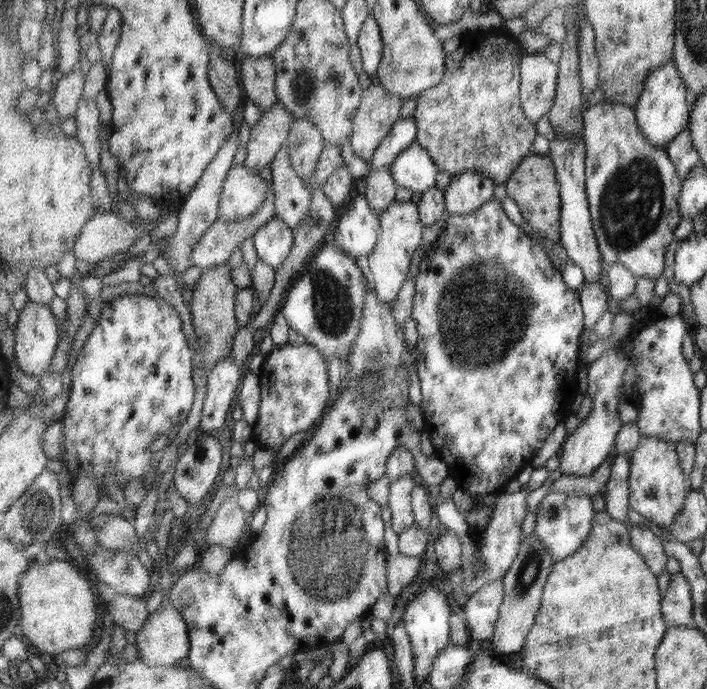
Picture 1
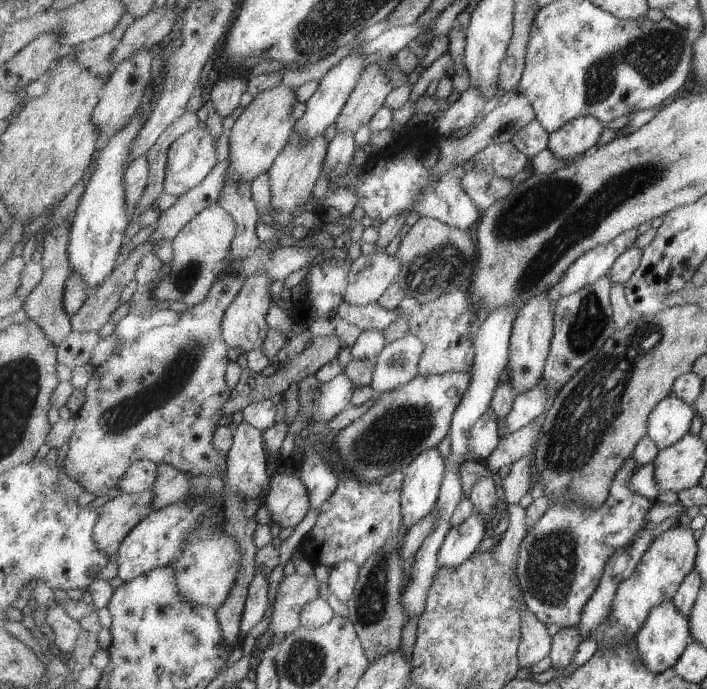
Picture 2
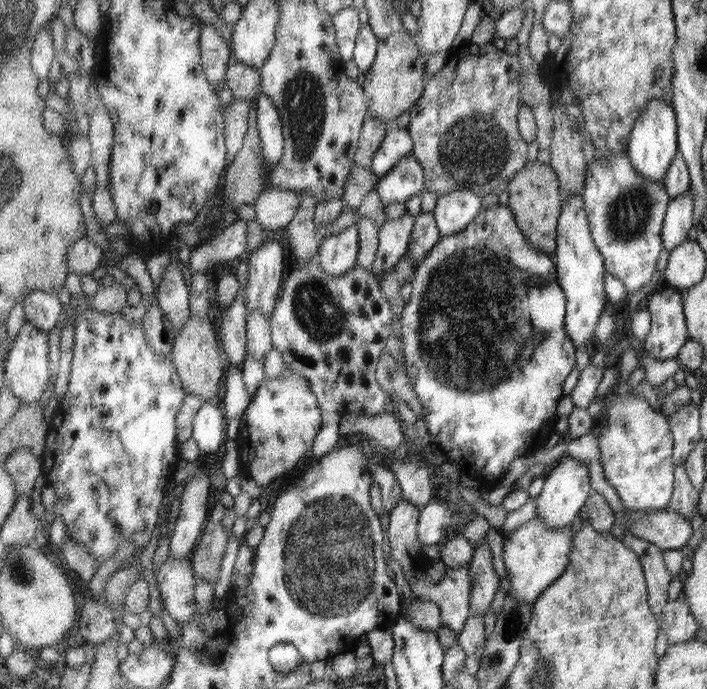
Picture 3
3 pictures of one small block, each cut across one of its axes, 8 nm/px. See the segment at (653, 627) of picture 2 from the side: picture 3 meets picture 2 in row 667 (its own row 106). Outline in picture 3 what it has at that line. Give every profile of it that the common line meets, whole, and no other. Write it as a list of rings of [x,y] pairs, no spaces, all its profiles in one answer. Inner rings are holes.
[[[655,99],[647,105],[647,109],[635,123],[628,144],[628,153],[635,165],[635,169],[653,181],[664,181],[671,163],[679,154],[677,115],[674,105],[663,99]]]

